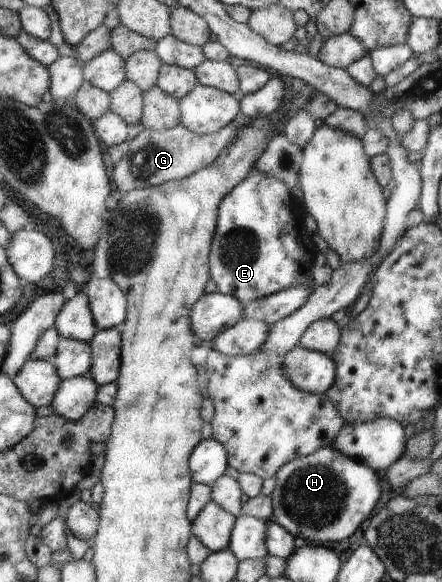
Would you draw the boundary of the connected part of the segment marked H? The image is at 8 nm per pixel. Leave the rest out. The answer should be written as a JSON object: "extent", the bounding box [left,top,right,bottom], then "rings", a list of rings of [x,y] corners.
{"extent":[273,446,380,542],"rings":[[[325,446],[305,457],[287,462],[276,474],[273,492],[274,520],[292,537],[324,542],[340,542],[356,532],[356,528],[372,512],[380,496],[378,480],[368,464]]]}

